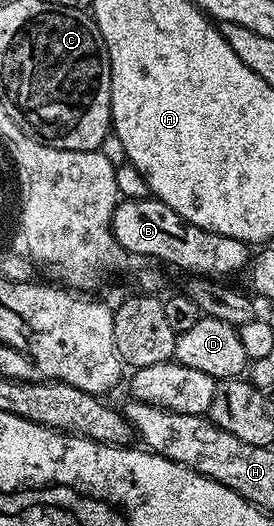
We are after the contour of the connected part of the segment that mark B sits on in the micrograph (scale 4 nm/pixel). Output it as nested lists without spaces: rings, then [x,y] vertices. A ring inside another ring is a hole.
[[[120,199],[115,206],[111,219],[111,233],[115,241],[123,247],[124,253],[135,256],[160,256],[167,264],[176,264],[179,268],[188,268],[199,278],[220,278],[230,272],[239,272],[248,267],[248,245],[241,240],[234,240],[216,232],[205,230],[201,226],[193,226],[181,214],[177,214],[169,206],[159,200]]]

